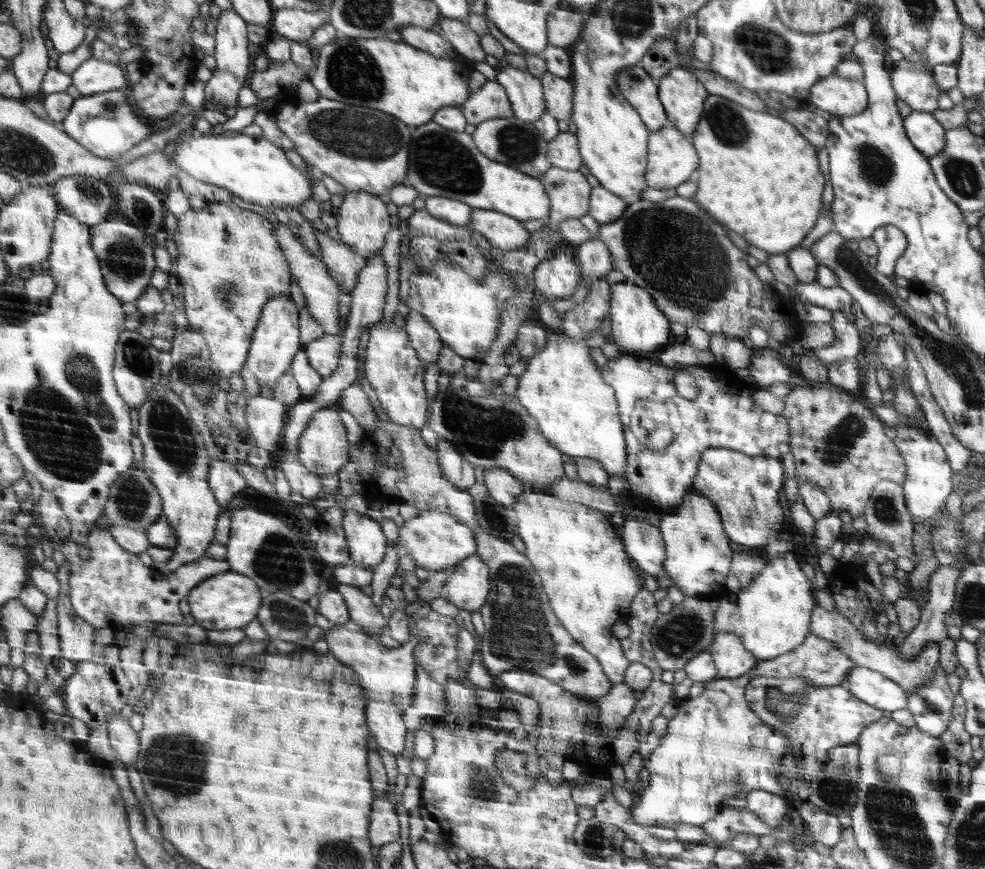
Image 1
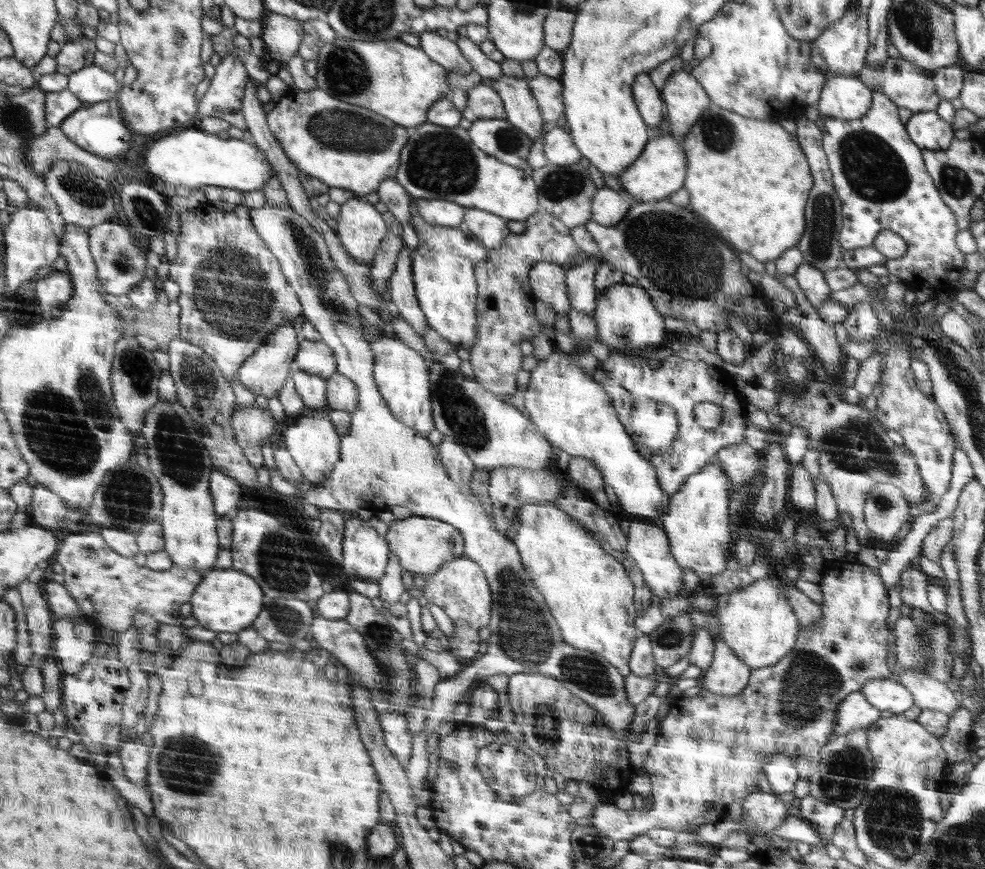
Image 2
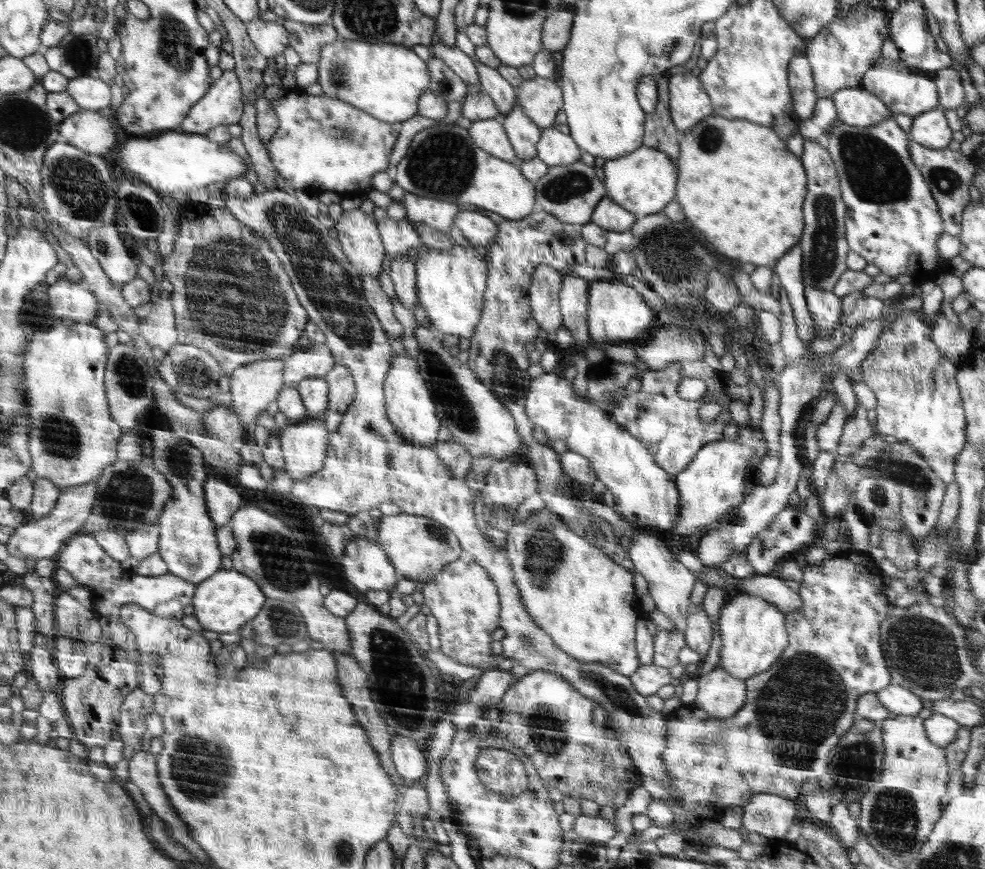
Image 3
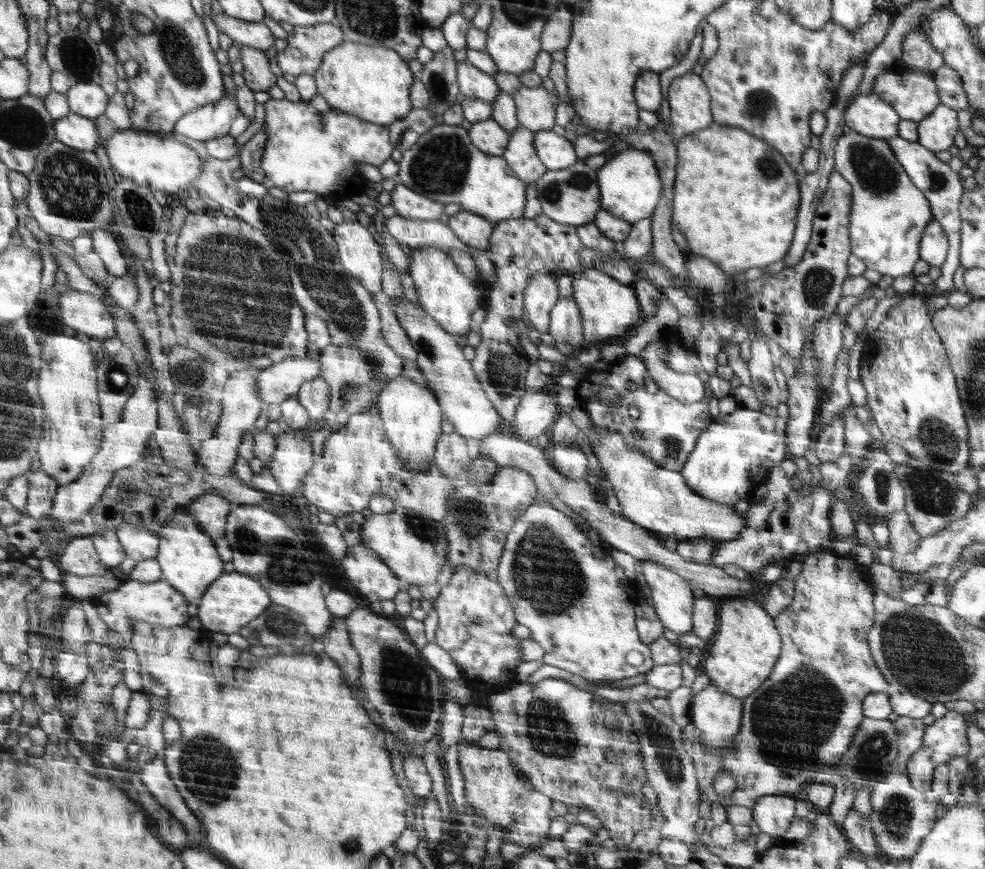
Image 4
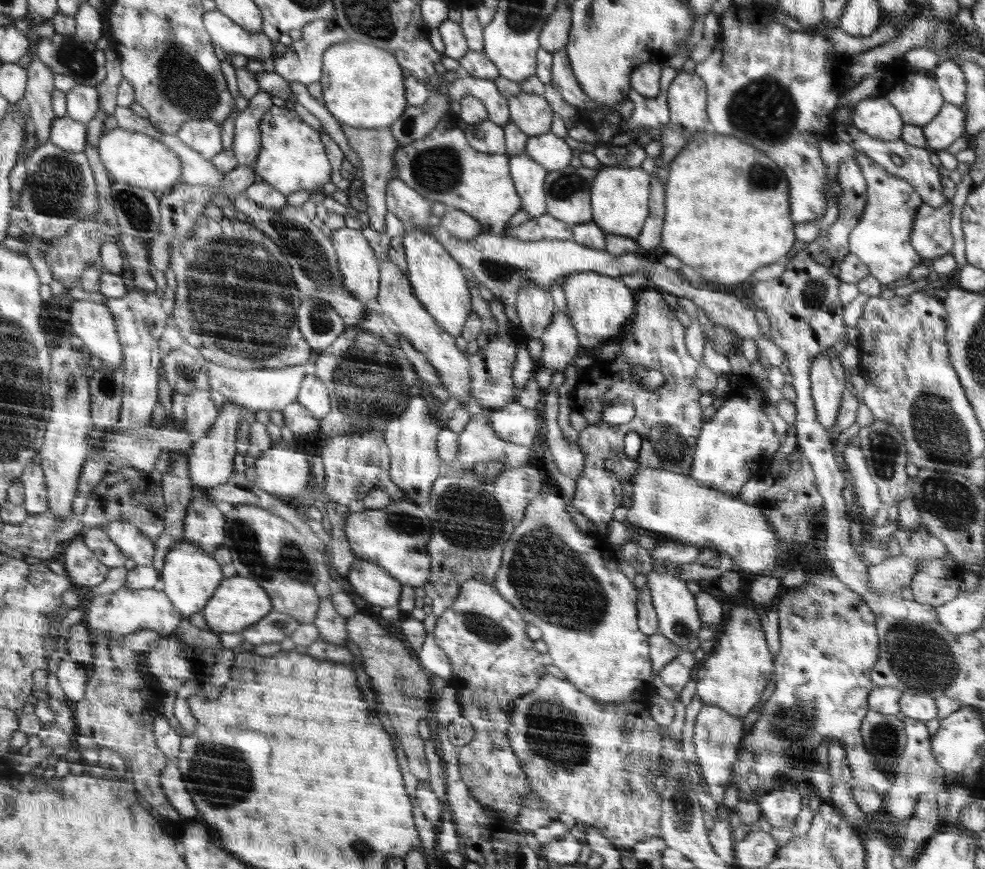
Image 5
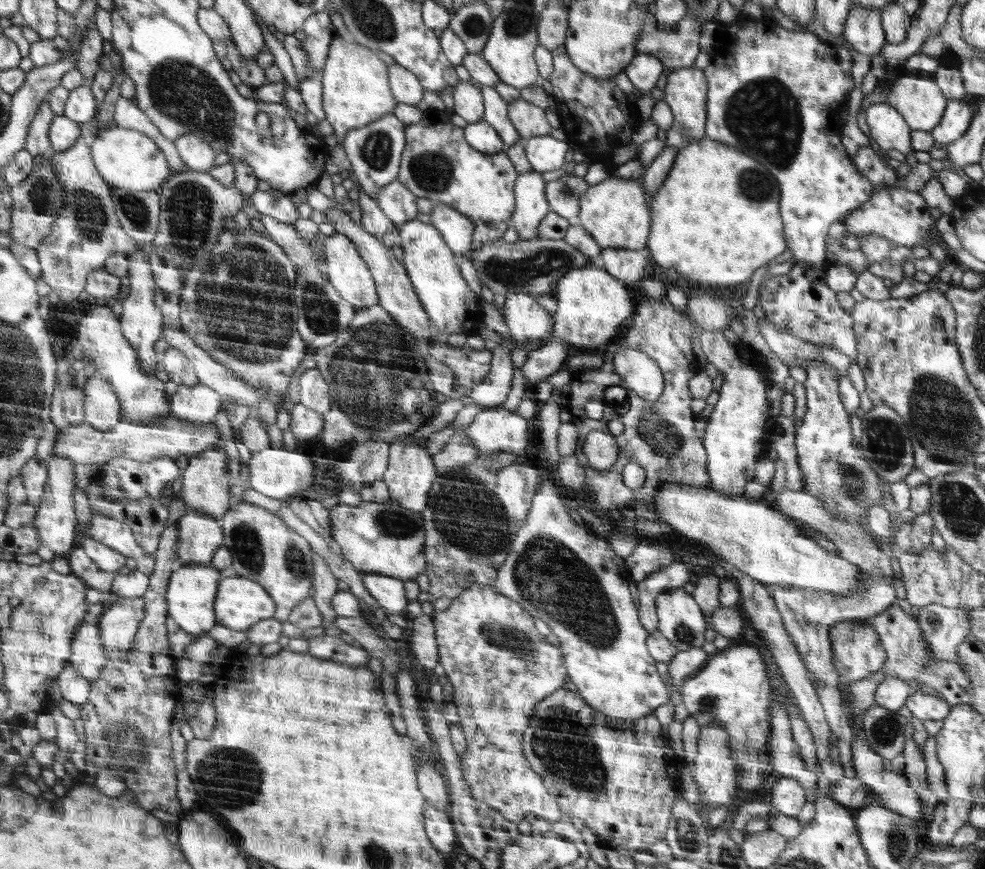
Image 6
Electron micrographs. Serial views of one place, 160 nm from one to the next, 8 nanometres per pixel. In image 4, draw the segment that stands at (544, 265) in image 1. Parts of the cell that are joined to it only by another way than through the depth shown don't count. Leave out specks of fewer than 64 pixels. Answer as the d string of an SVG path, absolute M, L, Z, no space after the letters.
M533 274L528 281L523 303L532 326L539 333L549 332L551 311L558 300L558 284L550 274Z

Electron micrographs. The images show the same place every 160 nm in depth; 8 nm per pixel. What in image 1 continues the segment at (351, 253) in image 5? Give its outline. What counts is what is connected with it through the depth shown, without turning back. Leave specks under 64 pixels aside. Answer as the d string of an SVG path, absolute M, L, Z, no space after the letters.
M347 191L343 197L336 213L340 240L367 259L378 255L378 250L384 246L386 234L390 232L390 214L386 204L379 196L364 191Z

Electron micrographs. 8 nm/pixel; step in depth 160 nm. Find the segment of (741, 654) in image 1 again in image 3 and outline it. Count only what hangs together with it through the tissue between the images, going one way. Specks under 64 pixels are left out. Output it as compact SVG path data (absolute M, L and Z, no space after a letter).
M723 666L708 673L697 674L697 697L694 704L702 707L708 717L725 719L735 715L744 706L746 684L733 677Z

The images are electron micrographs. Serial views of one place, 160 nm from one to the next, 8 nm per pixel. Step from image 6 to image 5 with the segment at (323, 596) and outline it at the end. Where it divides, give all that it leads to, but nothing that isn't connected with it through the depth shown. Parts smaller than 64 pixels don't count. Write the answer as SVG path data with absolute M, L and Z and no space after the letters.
M331 596L321 600L321 607L313 620L319 632L319 638L323 638L336 646L347 646L347 618L340 616L334 610Z

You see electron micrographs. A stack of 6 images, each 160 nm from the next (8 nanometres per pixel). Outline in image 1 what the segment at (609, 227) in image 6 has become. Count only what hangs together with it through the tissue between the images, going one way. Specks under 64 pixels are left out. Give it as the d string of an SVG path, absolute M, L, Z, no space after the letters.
M676 127L650 131L647 140L647 188L676 188L686 182L699 168L695 146L692 146Z

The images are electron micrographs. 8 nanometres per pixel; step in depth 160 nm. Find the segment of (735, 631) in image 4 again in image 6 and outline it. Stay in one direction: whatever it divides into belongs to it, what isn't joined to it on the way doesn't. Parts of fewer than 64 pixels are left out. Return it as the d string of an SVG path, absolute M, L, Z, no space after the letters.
M752 642L722 649L720 654L710 655L706 664L692 677L683 682L680 690L686 710L696 718L700 728L709 724L719 724L729 734L732 758L740 767L740 788L746 792L756 792L770 778L770 754L768 728L770 728L770 684L766 678L764 660Z

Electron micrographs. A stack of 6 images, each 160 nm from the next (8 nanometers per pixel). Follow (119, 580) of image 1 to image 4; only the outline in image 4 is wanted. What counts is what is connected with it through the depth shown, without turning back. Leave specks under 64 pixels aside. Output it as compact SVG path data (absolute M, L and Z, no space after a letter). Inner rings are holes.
M91 537L73 538L60 554L58 564L63 573L76 576L104 576L109 569L101 561ZM126 579L124 584L118 588L101 594L99 603L96 603L95 606L99 617L106 623L106 626L121 634L123 646L130 647L134 623L140 621L162 628L186 625L186 622L191 618L188 615L188 605L187 598L176 587L162 579L153 583Z

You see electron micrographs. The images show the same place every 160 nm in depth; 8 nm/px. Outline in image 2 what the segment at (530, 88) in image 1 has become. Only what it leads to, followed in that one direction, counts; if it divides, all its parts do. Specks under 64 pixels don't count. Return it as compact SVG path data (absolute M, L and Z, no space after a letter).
M502 74L496 80L483 78L481 82L491 86L502 97L507 111L504 119L535 141L546 122L540 114L536 97L530 90L527 78L521 79Z

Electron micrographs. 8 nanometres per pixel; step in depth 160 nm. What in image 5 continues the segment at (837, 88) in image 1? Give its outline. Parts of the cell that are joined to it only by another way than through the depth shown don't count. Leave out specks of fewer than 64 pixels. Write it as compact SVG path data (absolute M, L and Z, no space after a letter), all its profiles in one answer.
M879 95L861 100L852 109L853 125L872 138L900 140L905 122L901 114Z

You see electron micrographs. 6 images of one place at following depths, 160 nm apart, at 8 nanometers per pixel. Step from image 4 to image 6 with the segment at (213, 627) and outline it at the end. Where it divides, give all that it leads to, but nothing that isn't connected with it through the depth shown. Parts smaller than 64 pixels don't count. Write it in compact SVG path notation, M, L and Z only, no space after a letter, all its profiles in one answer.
M240 575L221 579L215 598L215 619L222 626L246 632L275 614L275 600L263 585Z

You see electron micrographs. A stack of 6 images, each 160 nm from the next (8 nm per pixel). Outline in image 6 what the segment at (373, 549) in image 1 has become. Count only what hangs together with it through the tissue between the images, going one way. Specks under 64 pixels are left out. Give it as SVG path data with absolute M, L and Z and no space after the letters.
M364 573L362 582L387 614L400 613L400 610L404 610L407 594L404 594L405 586L402 586L402 580L378 573Z

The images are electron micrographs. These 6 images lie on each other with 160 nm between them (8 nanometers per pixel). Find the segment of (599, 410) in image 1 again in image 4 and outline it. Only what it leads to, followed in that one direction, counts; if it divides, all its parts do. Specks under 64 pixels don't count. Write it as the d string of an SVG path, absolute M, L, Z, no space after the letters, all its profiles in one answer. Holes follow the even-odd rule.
M547 387L541 392L526 392L516 407L514 423L510 424L512 435L532 443L540 434L544 434L546 426L552 426L558 420L562 412L558 410L556 400L550 394L546 394L549 389ZM592 433L588 440L592 441L592 454L598 459L600 470L604 472L622 507L620 515L634 524L671 535L678 541L701 538L715 540L717 544L734 540L740 531L748 528L746 516L737 513L734 506L700 496L678 471L661 467L636 450L630 450L620 434L600 436Z

